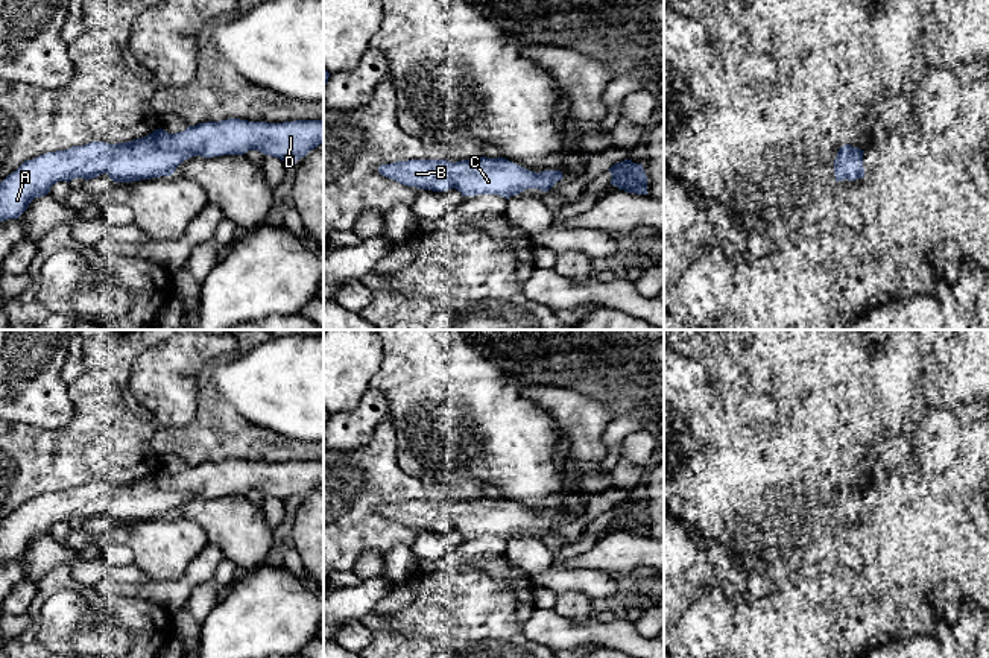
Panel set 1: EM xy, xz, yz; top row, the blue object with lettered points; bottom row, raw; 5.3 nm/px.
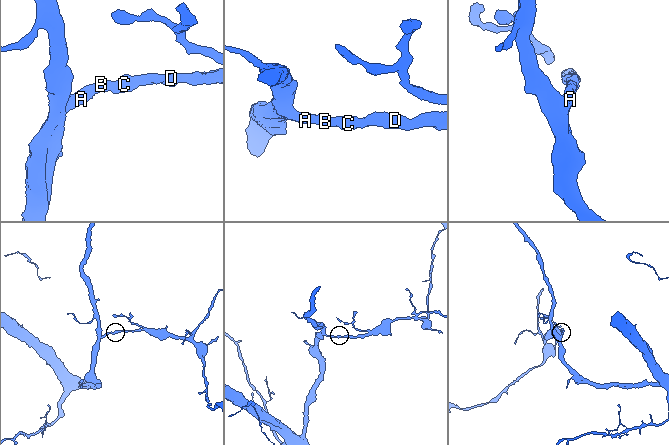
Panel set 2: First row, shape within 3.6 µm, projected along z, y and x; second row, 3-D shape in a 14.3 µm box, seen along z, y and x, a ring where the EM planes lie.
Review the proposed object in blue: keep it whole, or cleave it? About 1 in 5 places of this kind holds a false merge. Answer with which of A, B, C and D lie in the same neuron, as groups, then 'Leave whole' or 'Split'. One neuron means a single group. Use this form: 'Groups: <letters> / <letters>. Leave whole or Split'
Groups: A B C D. Leave whole

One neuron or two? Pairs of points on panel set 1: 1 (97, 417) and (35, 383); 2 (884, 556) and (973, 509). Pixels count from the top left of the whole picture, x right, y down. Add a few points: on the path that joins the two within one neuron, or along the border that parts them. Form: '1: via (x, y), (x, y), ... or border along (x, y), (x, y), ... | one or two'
1: border along (70, 386), (72, 420), (66, 426), (47, 429) | two
2: via (906, 550), (924, 546), (951, 528) | one

